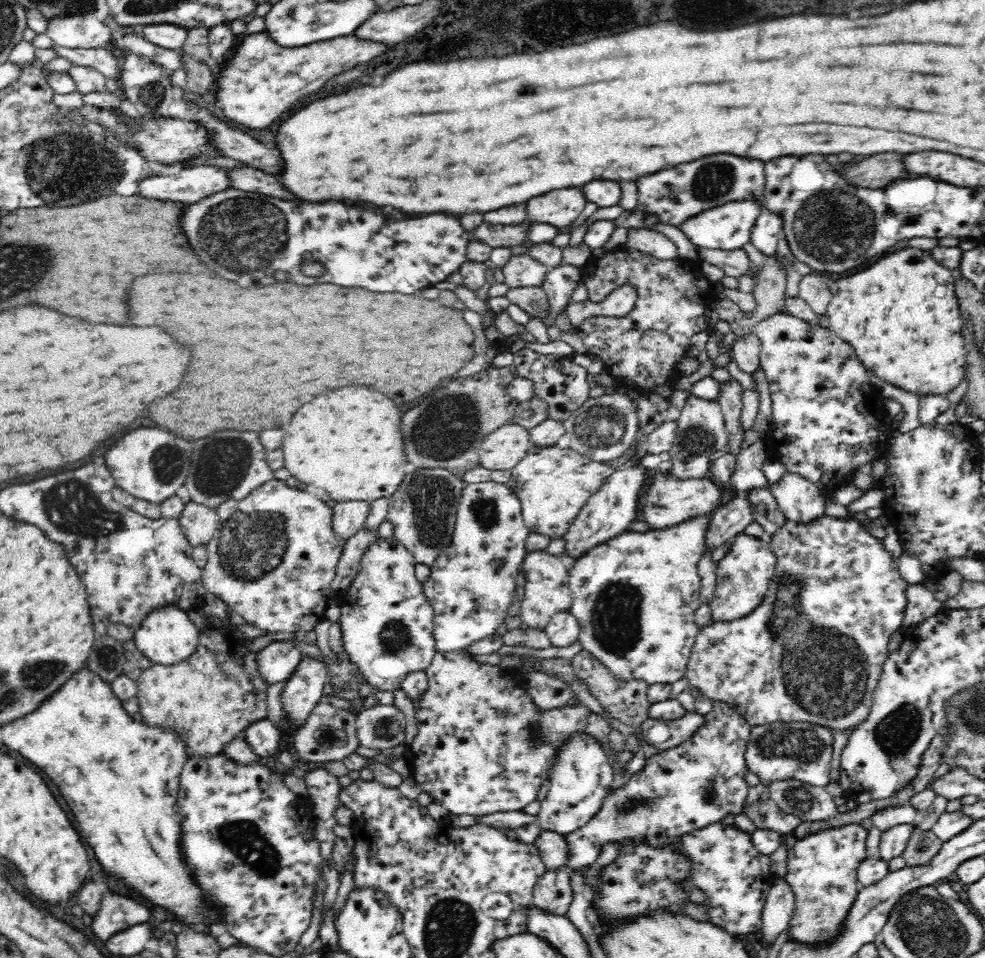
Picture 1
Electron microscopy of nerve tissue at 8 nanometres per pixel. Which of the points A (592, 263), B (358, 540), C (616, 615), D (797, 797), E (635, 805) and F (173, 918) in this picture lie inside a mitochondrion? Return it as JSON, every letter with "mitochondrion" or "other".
{"A":"other","B":"other","C":"mitochondrion","D":"mitochondrion","E":"mitochondrion","F":"other"}

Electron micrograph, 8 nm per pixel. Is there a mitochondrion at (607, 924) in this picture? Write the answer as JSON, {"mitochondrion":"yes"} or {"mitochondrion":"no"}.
{"mitochondrion":"no"}

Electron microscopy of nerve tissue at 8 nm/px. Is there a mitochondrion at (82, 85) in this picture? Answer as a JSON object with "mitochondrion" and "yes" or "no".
{"mitochondrion":"no"}

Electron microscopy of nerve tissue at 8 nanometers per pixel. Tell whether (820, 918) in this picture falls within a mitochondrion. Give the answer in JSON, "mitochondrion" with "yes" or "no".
{"mitochondrion":"yes"}

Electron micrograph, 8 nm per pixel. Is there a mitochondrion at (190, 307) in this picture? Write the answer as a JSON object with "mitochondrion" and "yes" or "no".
{"mitochondrion":"no"}

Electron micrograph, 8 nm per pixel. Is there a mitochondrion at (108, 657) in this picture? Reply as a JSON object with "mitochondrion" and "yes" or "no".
{"mitochondrion":"yes"}

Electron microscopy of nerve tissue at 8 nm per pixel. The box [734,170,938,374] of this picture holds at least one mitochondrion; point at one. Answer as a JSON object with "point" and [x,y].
{"point":[830,223]}

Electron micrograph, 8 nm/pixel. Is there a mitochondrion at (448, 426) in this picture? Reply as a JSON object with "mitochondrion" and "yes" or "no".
{"mitochondrion":"yes"}

